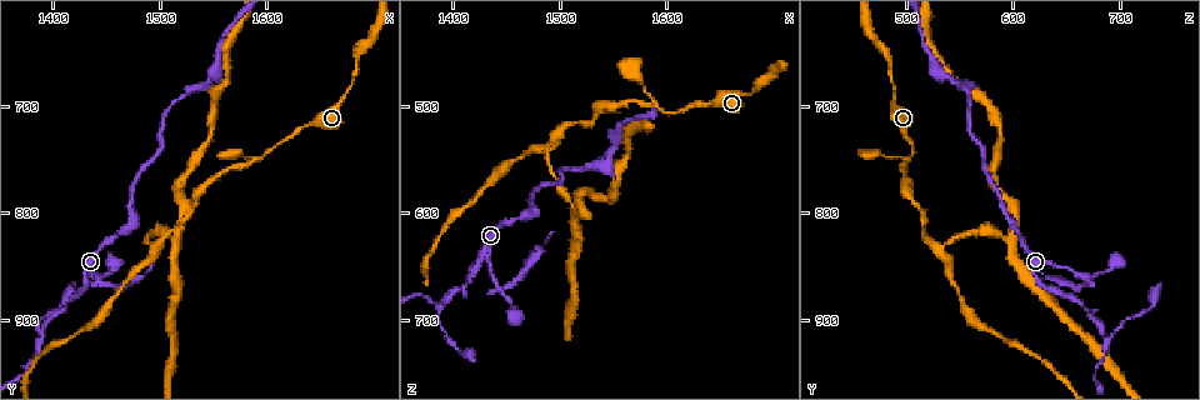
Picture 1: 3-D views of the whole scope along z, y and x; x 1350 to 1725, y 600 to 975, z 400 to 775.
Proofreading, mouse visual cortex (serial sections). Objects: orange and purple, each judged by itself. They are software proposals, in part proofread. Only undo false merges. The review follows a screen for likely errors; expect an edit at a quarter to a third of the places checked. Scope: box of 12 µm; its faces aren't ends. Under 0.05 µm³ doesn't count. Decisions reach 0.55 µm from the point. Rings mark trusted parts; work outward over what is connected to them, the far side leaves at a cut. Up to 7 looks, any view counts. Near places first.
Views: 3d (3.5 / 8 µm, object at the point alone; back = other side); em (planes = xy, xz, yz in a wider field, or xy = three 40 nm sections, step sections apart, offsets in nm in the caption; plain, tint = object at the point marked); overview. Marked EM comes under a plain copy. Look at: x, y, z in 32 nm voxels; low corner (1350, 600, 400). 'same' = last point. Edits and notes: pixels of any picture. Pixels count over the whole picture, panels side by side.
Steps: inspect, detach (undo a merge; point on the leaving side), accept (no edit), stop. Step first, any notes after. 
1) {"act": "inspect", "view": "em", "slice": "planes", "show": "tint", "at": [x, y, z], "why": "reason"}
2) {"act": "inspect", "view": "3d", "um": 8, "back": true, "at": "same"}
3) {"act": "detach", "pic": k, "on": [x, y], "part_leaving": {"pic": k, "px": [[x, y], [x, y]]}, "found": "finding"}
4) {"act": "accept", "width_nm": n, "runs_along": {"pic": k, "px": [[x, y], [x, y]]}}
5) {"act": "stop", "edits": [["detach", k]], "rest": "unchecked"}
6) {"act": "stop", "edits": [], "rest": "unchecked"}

{"act": "inspect", "view": "3d", "um": 3.5, "at": [1590, 750, 498], "why": "side arm on a straight run"}

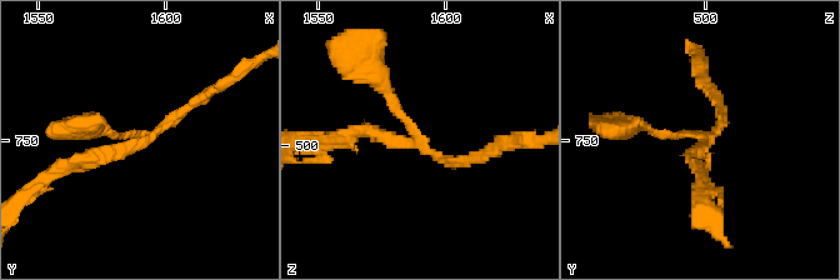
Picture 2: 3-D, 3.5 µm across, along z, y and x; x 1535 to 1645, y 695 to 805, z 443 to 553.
{"act": "inspect", "view": "em", "slice": "xy", "step": 3, "show": "tint", "at": [1590, 749, 500], "arms": 3, "arm_widths_nm": [150, 150, 200], "why": "shape alone is not enough"}

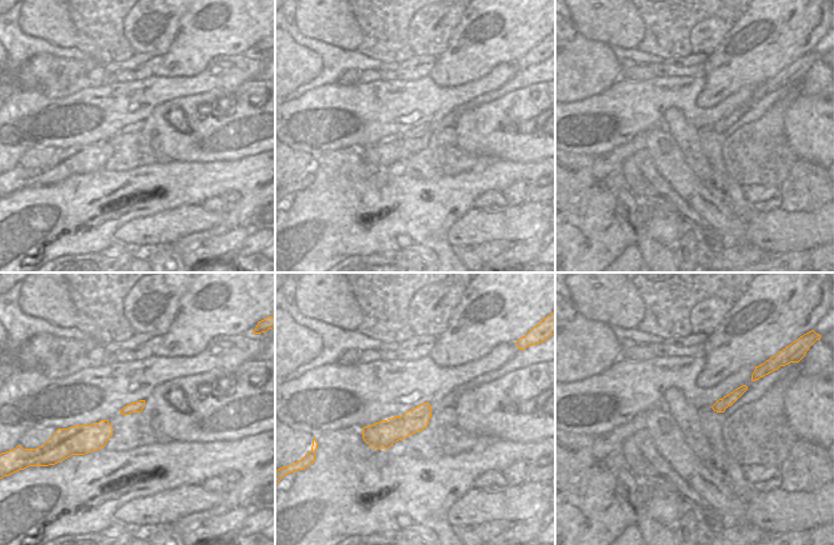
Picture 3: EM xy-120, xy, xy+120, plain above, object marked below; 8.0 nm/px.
{"act": "detach", "pic": 2, "on": [391, 100], "found": "a second cell is stuck on"}

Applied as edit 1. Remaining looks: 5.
{"act": "inspect", "view": "3d", "um": 3.5, "at": [1494, 834, 530], "why": "sharp bend"}

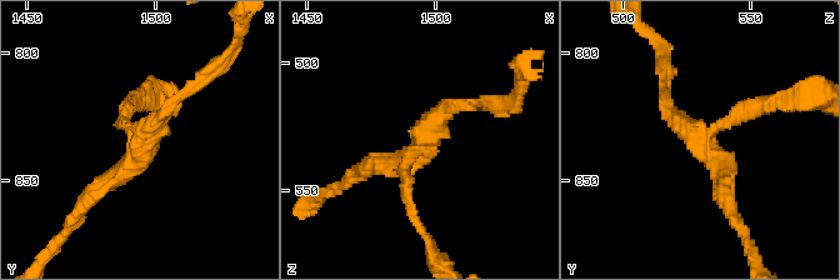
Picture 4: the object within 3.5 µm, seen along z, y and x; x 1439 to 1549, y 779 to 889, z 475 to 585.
{"act": "inspect", "view": "em", "slice": "xy", "step": 1, "show": "tint", "at": [1495, 833, 529], "arms": 3, "arm_widths_nm": [150, 200, 250]}

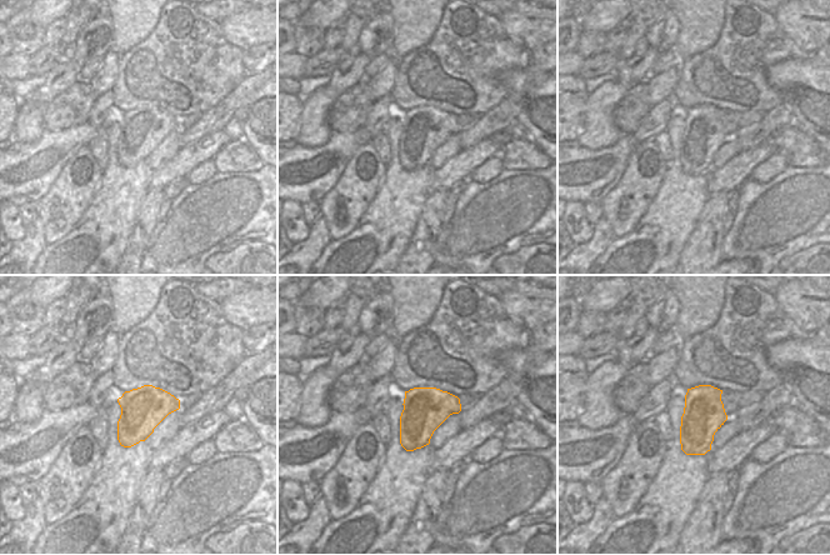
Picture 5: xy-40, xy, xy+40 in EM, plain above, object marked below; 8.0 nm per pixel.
{"act": "detach", "pic": 4, "on": [408, 194], "found": "a second cell is stuck on"}

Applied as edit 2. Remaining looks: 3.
{"act": "inspect", "view": "overview"}

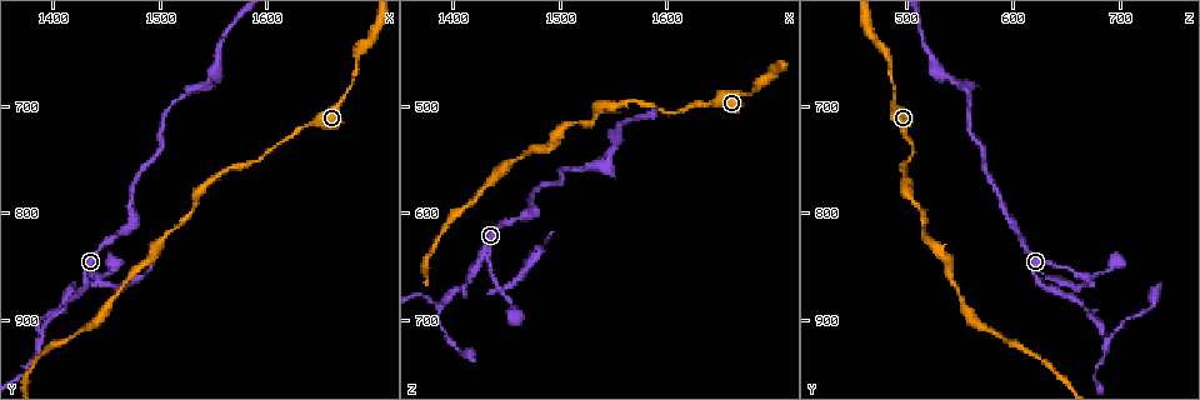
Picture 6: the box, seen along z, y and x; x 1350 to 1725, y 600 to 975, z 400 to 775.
{"act": "inspect", "view": "3d", "um": 3.5, "at": [1444, 860, 670], "why": "abrupt turn"}

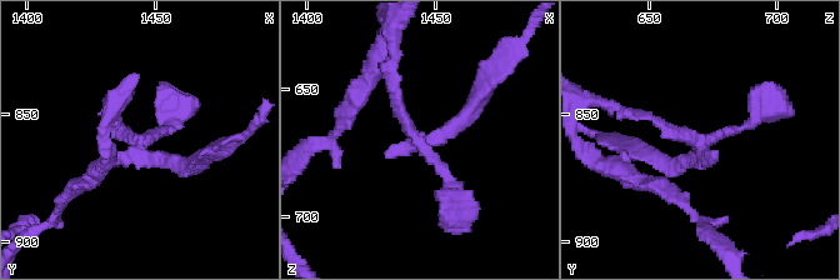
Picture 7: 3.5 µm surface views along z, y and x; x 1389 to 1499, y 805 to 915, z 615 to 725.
{"act": "inspect", "view": "em", "slice": "xy", "step": 5, "show": "tint", "at": [1444, 861, 671]}

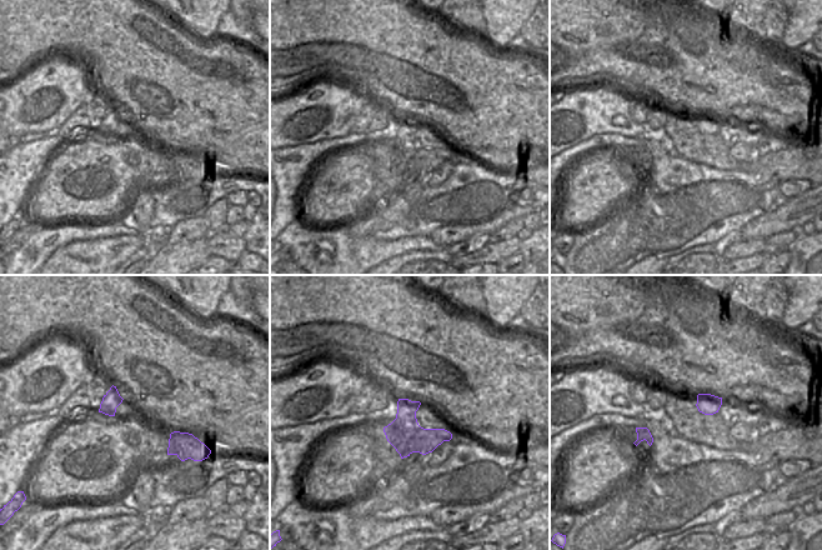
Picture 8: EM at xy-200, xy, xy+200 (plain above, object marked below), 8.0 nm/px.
{"act": "detach", "pic": 7, "on": [464, 120], "part_leaving": {"pic": 7, "px": [[430, 141], [469, 113], [504, 61]]}, "found": "a second cell is stuck on"}

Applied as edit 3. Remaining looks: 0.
{"act": "stop", "edits": [["detach", 2], ["detach", 4], ["detach", 7]], "rest": "unchecked"}

